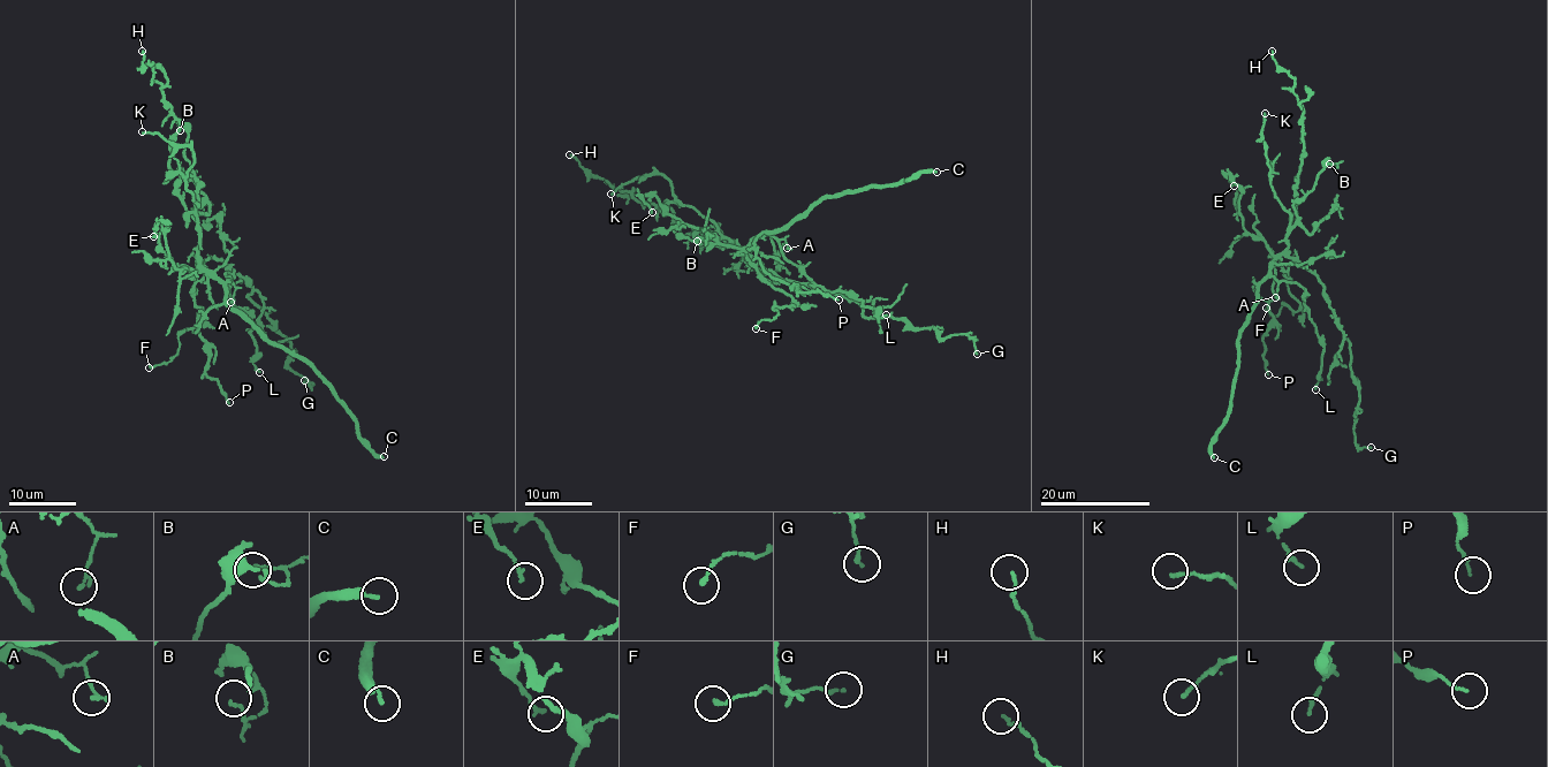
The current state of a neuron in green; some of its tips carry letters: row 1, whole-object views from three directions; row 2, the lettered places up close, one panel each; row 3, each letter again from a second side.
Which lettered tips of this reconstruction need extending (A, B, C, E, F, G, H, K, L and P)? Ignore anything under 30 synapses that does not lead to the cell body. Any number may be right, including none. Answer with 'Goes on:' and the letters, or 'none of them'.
Goes on: C

